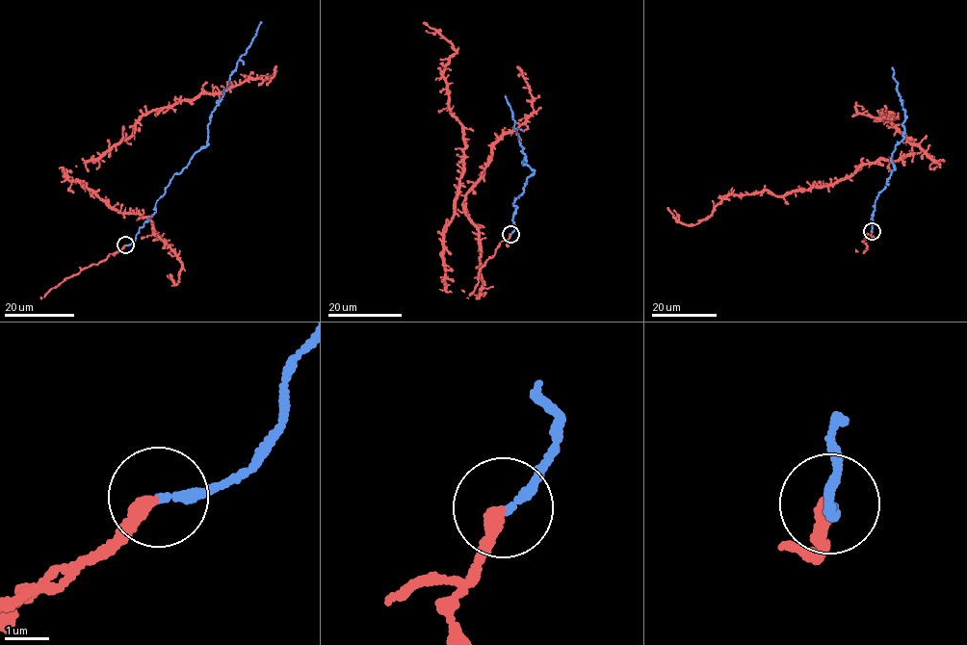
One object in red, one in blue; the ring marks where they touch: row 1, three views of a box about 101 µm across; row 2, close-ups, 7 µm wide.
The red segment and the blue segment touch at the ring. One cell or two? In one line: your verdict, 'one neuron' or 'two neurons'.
one neuron

